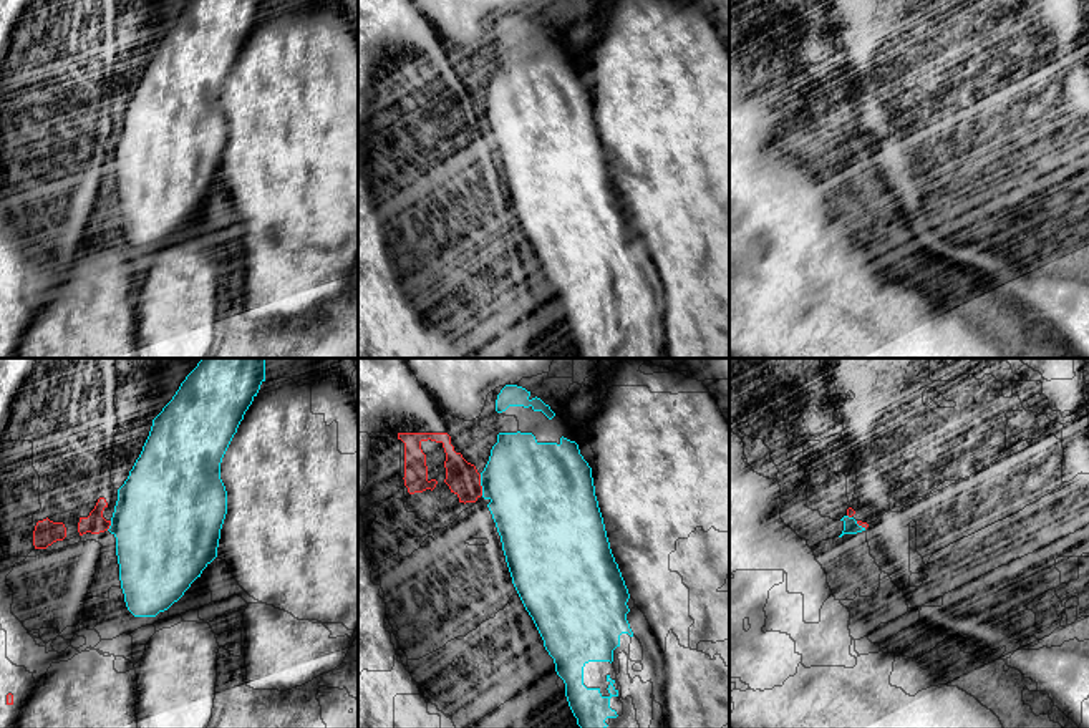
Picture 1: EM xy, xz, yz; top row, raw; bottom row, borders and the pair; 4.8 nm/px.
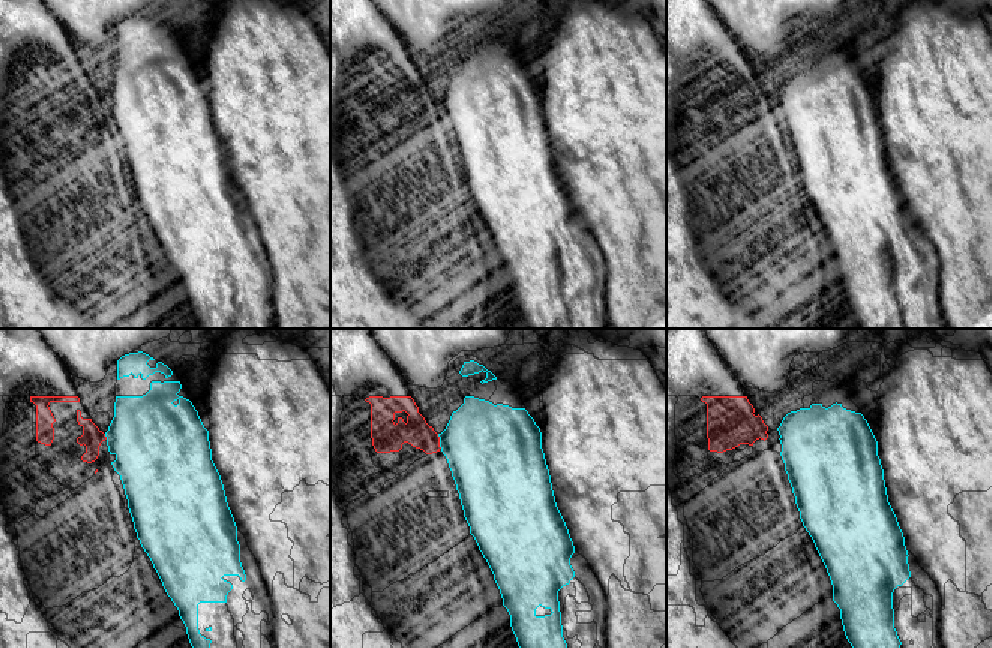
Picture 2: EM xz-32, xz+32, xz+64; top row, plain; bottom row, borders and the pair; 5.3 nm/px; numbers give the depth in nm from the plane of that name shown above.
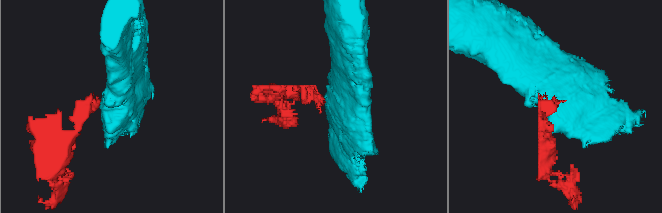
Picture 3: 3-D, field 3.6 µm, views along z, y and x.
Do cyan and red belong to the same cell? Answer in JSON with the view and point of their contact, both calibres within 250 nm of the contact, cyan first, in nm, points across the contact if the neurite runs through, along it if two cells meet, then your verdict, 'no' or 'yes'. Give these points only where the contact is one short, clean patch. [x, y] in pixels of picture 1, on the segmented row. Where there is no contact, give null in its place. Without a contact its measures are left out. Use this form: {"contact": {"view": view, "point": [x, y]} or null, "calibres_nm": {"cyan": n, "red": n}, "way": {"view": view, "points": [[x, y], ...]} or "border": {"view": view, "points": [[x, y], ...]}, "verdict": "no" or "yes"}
{"contact": {"view": "xz", "point": [481, 485]}, "calibres_nm": {"cyan": 440, "red": 160}, "border": {"view": "xz", "points": [[479, 475], [483, 495]]}, "verdict": "no"}

